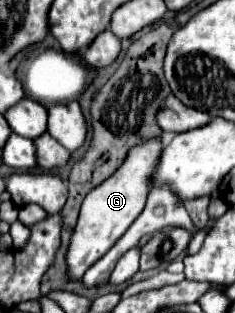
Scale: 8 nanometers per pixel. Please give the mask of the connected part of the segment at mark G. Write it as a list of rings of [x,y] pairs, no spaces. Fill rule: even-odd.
[[[147,141],[143,145],[139,145],[137,149],[131,149],[125,163],[121,165],[121,169],[117,169],[117,173],[113,173],[113,177],[105,179],[99,187],[95,187],[83,201],[81,205],[81,213],[79,213],[79,223],[75,225],[71,239],[69,239],[69,247],[67,247],[67,277],[71,281],[81,279],[83,273],[97,263],[115,243],[117,239],[129,229],[129,225],[139,217],[141,209],[145,207],[145,199],[149,193],[149,179],[151,173],[157,165],[161,153],[161,143],[159,141]]]

